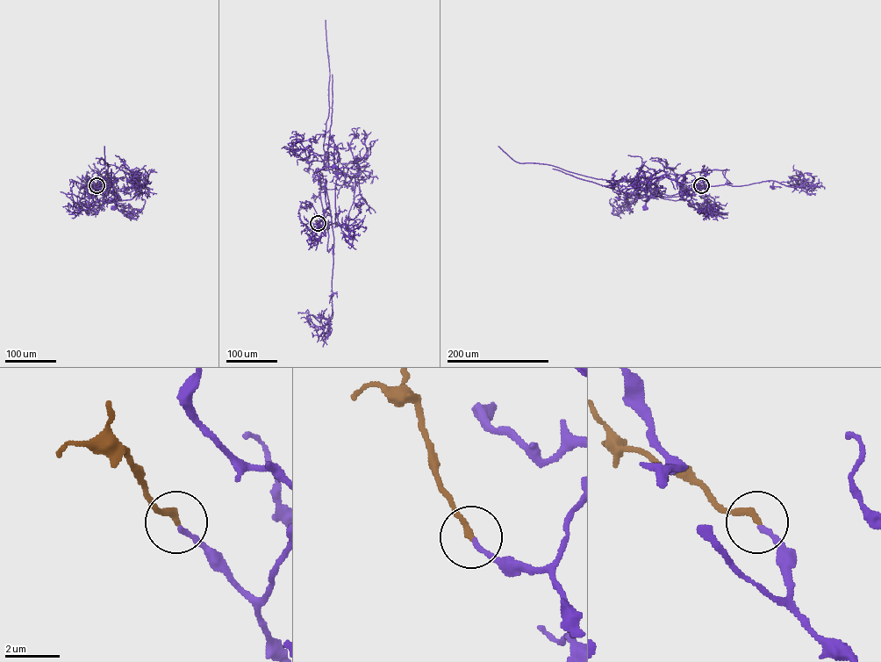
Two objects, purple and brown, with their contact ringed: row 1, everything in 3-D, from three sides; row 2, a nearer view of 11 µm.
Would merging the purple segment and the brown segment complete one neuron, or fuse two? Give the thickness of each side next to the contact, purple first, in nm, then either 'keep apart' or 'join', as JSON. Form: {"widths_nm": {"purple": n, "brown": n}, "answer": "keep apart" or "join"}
{"widths_nm": {"purple": 170, "brown": 240}, "answer": "join"}

